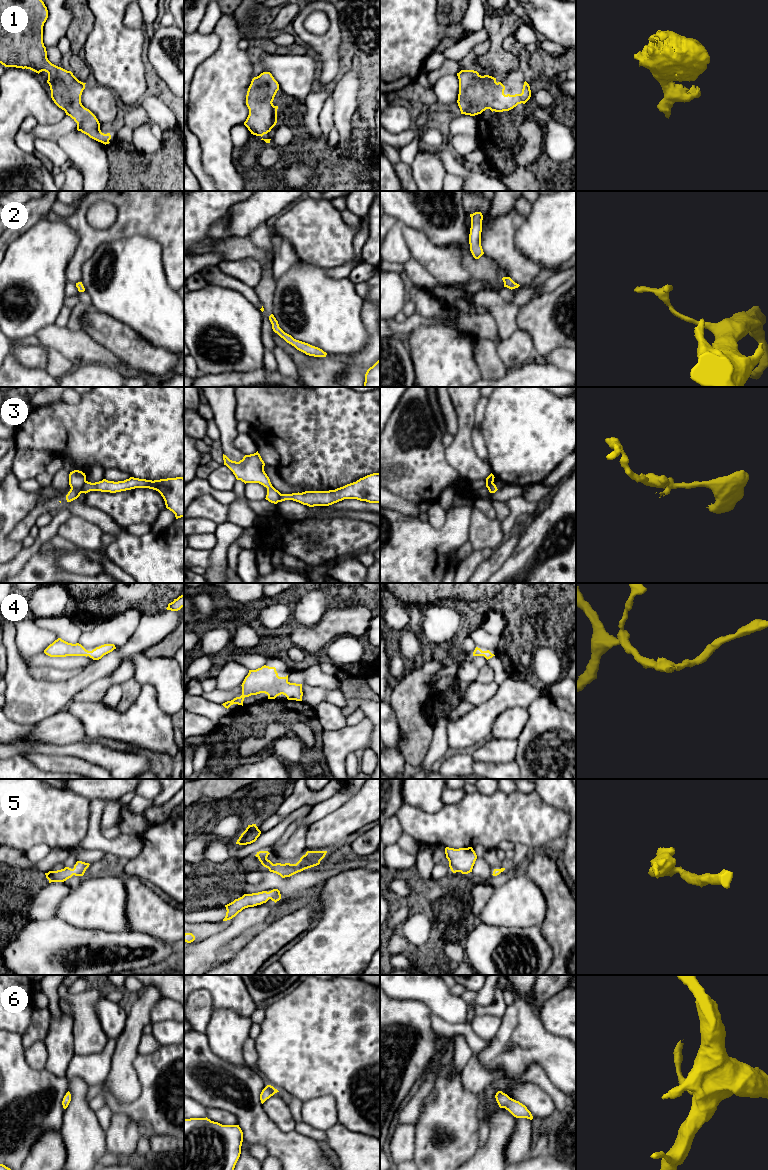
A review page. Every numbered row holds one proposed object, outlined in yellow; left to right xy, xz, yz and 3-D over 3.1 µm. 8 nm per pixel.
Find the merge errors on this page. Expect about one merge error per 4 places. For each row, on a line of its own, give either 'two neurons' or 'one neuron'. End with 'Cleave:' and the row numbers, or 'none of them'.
1: one neuron
2: one neuron
3: two neurons
4: one neuron
5: one neuron
6: one neuron
Cleave: 3

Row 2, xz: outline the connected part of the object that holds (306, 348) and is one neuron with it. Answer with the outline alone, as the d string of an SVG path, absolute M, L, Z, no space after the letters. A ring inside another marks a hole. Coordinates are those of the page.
M273 314L269 316L269 320L272 324L272 329L275 333L277 333L281 338L283 338L287 343L291 344L294 346L297 350L305 353L306 355L309 356L314 356L314 357L326 357L327 353L324 352L322 349L312 346L308 343L299 341L294 339L291 335L285 333L278 324L278 321L274 317Z

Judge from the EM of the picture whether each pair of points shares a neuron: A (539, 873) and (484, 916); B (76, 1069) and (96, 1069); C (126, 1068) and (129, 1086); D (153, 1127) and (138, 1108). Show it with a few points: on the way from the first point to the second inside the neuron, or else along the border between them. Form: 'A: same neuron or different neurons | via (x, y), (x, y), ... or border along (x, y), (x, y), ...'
A: different neurons | border along (521, 870), (539, 888), (544, 898)
B: same neuron | via (81, 1069), (91, 1069)
C: same neuron | via (126, 1072), (126, 1082)
D: same neuron | via (151, 1122), (143, 1113)

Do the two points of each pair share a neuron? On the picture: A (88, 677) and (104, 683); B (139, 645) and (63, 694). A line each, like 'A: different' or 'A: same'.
A: different
B: same

